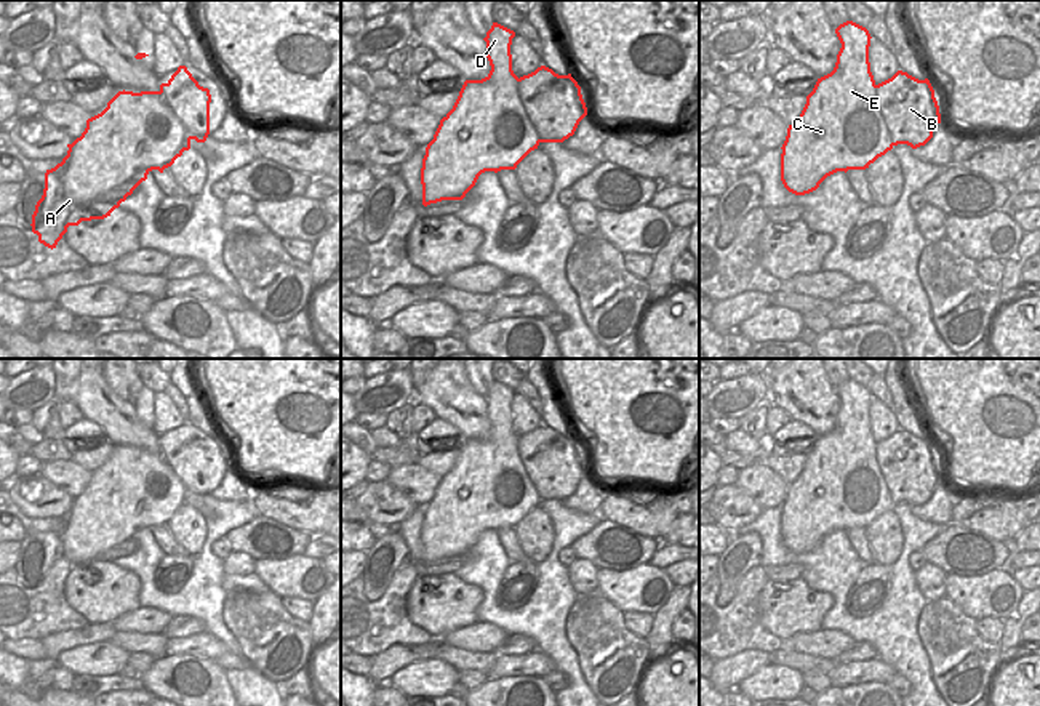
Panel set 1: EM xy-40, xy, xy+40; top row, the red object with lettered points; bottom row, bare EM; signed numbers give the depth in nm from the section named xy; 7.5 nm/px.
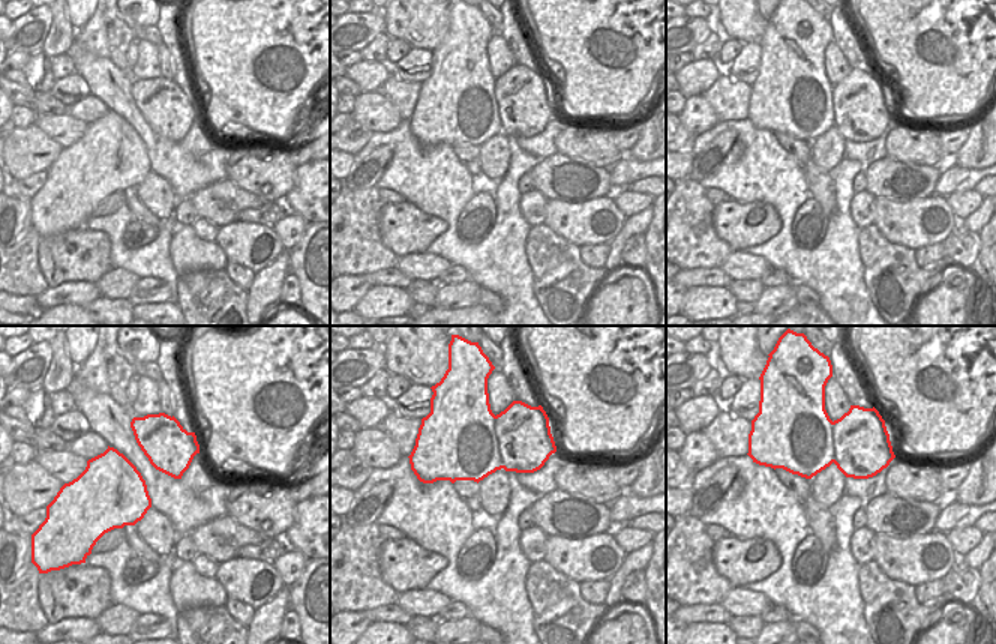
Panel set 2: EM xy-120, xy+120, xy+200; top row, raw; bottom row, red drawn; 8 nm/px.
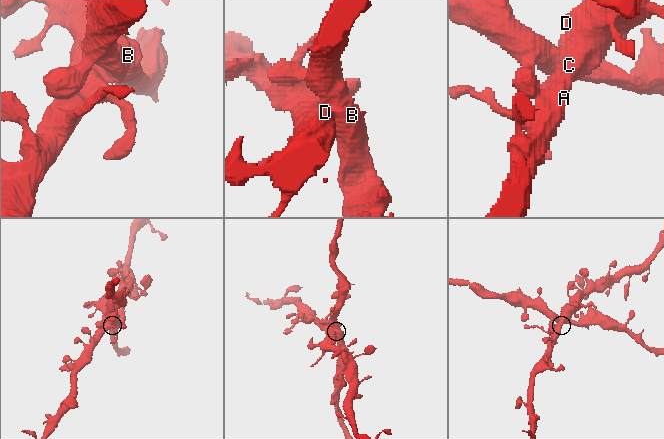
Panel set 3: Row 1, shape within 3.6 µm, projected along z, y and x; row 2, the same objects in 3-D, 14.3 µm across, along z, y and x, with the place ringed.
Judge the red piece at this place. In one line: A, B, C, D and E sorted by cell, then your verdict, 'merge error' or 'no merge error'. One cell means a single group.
groups A C D E / B; merge error

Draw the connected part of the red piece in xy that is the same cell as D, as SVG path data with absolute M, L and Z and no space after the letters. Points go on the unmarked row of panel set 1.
M493 381L491 387L483 397L486 400L486 416L490 419L491 429L482 439L466 439L453 467L440 479L440 483L434 493L434 498L426 506L426 514L422 517L421 527L421 543L422 543L422 564L437 562L442 559L462 559L466 552L475 544L478 535L485 530L501 530L515 528L523 515L517 514L518 503L509 498L512 488L518 488L517 479L517 439L518 435L512 429L512 413L510 403L515 391Z

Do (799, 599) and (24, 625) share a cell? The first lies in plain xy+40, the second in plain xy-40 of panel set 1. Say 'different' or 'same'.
different

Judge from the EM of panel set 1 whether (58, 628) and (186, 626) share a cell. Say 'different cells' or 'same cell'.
different cells

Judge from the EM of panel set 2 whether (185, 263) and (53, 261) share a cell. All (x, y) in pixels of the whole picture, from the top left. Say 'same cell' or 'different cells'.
different cells

